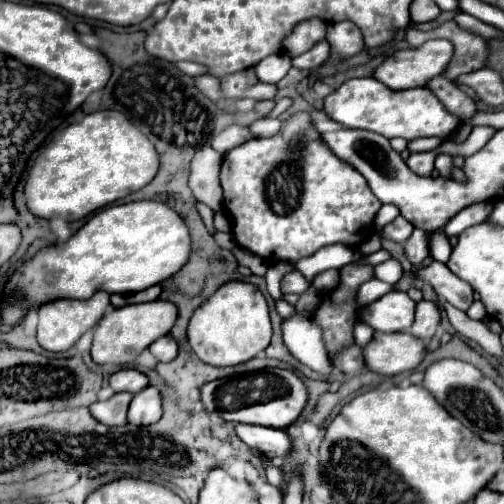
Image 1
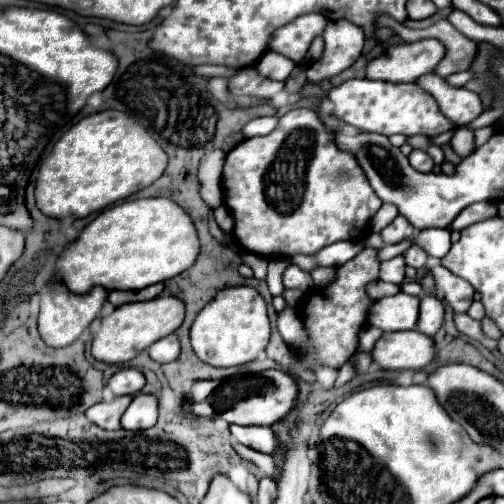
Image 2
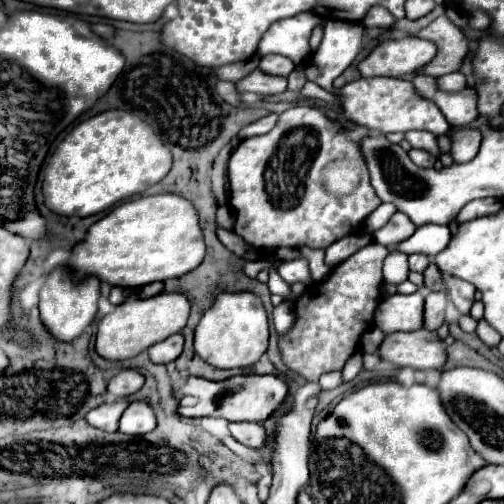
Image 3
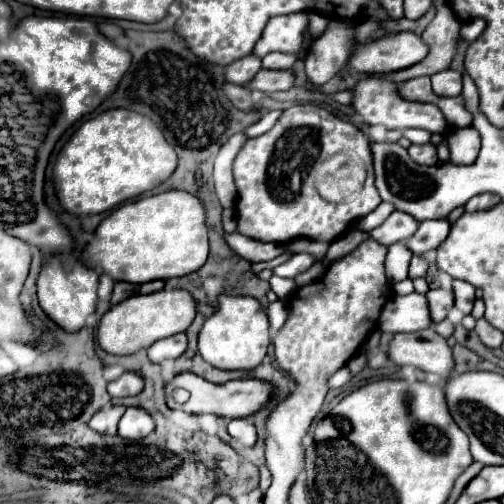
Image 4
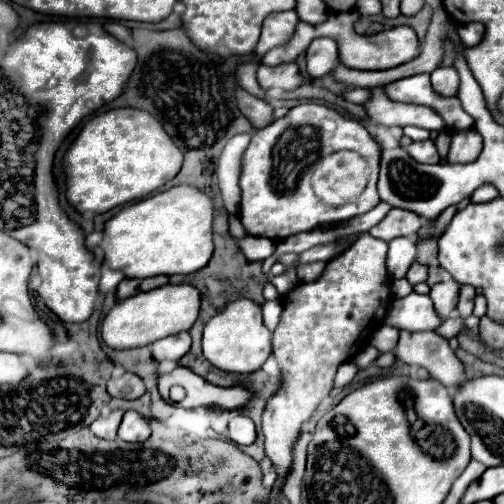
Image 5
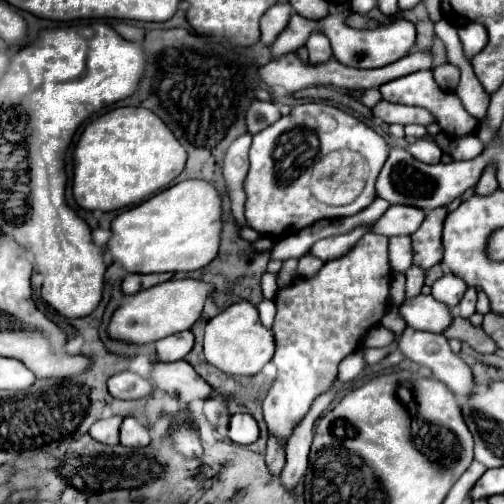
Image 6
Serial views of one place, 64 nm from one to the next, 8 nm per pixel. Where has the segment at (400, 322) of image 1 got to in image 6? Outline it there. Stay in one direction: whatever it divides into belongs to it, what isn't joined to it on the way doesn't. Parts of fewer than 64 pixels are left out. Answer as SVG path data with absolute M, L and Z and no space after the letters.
M424 294L404 300L400 306L400 314L408 326L438 334L442 334L454 320L452 308L446 308L446 304L440 304L434 296Z

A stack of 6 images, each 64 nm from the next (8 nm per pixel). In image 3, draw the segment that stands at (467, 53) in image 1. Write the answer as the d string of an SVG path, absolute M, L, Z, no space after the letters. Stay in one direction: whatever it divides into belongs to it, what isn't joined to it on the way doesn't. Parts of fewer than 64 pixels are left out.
M446 14L438 16L432 24L428 24L418 34L420 38L432 40L438 48L438 54L434 56L434 60L428 62L426 68L420 70L418 74L428 74L436 78L448 72L456 72L460 68L460 62L468 52L468 38L452 20L448 20Z

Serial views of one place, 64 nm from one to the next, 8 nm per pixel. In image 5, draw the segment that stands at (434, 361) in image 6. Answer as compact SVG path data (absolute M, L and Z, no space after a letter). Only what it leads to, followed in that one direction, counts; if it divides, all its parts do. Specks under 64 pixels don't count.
M400 330L396 356L404 364L426 368L432 378L440 380L450 390L460 388L460 384L468 380L464 364L456 358L454 350L448 346L448 340L440 334Z

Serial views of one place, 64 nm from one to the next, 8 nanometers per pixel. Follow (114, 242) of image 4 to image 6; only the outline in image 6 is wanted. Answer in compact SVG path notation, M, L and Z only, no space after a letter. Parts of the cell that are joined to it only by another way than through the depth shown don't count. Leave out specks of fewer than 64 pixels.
M184 180L146 202L124 210L112 222L108 250L126 272L192 272L204 268L220 248L222 200L204 180Z

